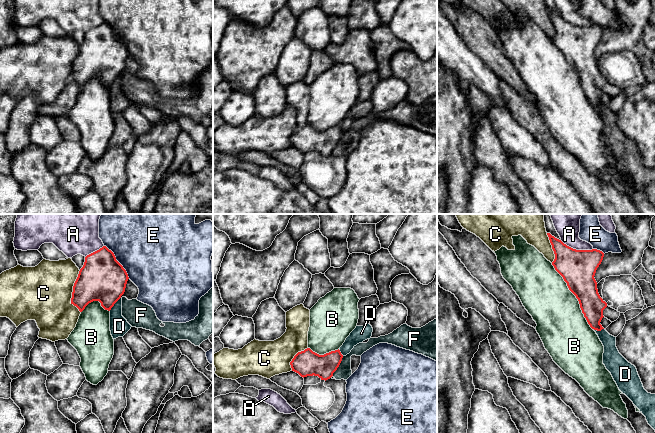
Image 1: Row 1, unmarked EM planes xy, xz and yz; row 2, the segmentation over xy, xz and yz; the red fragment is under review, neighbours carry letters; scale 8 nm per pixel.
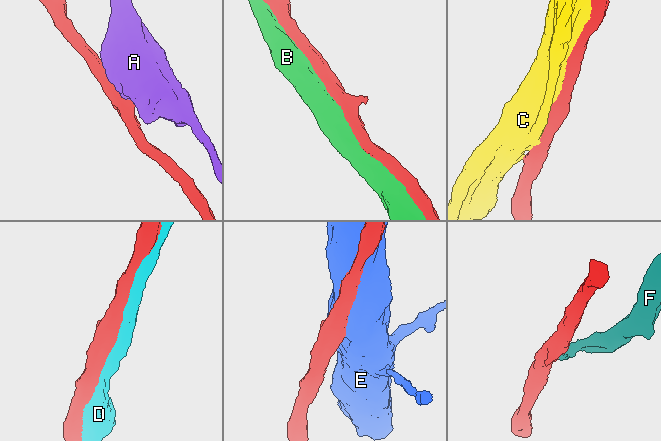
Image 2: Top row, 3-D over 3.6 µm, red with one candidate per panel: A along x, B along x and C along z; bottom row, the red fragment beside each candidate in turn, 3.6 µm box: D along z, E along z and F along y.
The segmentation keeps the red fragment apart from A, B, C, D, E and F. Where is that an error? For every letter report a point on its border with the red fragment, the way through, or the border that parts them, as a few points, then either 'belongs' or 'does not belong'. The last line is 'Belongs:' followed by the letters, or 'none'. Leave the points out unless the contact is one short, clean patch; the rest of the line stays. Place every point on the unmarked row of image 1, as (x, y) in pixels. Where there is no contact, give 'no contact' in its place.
A: meets red in yz at (575, 25); does not belong
B: meets red in yz at (575, 71); belongs
C: meets red in xy at (73, 67); does not belong
D: meets red in xy at (114, 79); does not belong
E: meets red in xy at (117, 37); does not belong
F: meets red in xz at (338, 142); border along xz (343, 132), (339, 142), (332, 151); does not belong
Belongs: B

